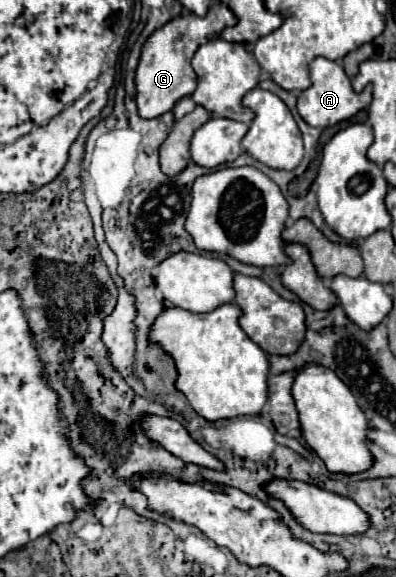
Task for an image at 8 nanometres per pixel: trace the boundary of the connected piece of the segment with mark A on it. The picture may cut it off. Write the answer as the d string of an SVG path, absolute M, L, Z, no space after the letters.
M317 57L311 65L311 87L301 91L297 97L297 111L299 115L313 127L329 127L339 121L353 117L357 111L365 109L371 103L371 91L365 89L363 93L355 93L351 87L351 79L345 75L343 67L335 61L325 57Z

